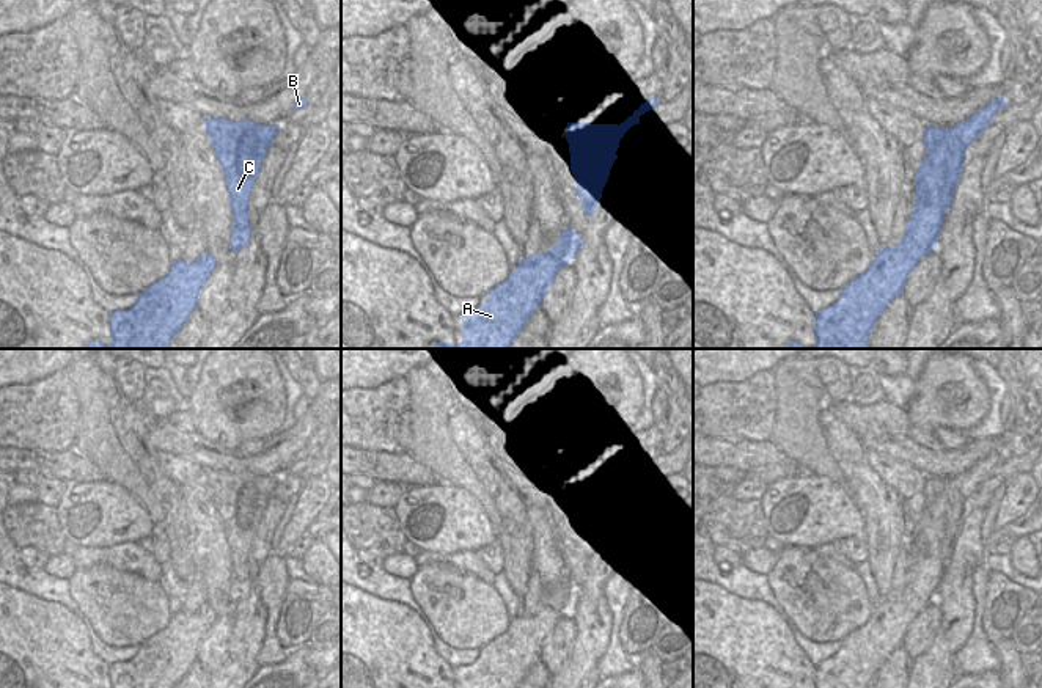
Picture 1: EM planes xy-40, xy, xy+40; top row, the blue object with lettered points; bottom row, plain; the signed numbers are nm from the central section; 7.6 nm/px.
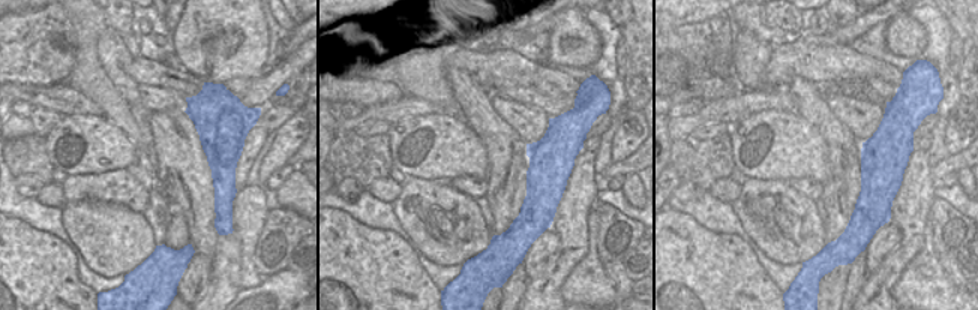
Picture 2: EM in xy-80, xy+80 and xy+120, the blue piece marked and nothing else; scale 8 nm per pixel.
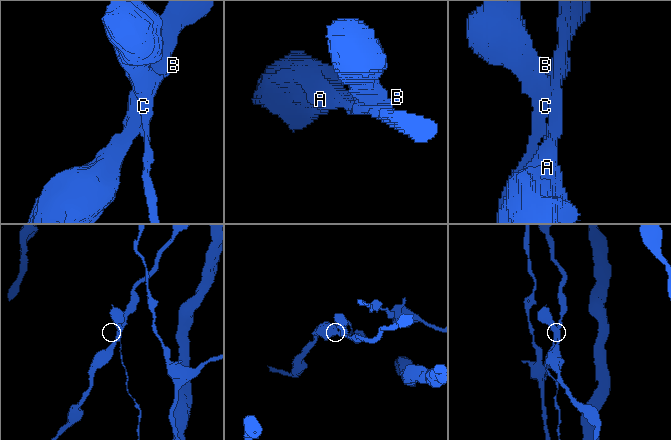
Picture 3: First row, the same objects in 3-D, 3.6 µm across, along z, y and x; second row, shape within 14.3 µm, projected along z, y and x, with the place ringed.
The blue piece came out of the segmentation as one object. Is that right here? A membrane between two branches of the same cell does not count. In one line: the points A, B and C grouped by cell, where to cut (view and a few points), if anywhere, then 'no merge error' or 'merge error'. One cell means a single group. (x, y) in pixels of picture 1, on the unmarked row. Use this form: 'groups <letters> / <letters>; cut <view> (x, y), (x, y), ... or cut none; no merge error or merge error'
groups A B / C; cut xy+40 (950, 479), (928, 508); merge error

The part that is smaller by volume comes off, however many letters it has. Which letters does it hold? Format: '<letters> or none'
C

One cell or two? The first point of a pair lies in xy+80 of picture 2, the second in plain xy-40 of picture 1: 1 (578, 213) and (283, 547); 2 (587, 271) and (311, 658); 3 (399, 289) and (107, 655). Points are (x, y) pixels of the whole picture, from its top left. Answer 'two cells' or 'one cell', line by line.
1: two cells
2: two cells
3: two cells

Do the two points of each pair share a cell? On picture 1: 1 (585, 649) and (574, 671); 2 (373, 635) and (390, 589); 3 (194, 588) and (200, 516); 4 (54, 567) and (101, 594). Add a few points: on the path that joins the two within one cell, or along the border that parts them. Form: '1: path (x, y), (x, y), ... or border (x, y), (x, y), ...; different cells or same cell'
1: path (585, 654), (585, 660), (579, 666); same cell
2: border (357, 586), (388, 599), (415, 603), (421, 611); different cells
3: border (198, 577), (205, 586), (206, 602); different cells
4: border (76, 569), (68, 580); different cells

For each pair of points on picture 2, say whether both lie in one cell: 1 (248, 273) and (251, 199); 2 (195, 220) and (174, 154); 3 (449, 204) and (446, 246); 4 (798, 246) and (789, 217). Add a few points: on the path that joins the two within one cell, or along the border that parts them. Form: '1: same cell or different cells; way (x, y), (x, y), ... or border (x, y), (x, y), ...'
1: same cell; way (248, 255), (249, 217)
2: same cell; way (195, 204), (183, 171)
3: same cell; way (438, 210), (438, 217), (449, 228), (449, 234)
4: same cell; way (794, 238), (789, 225)

